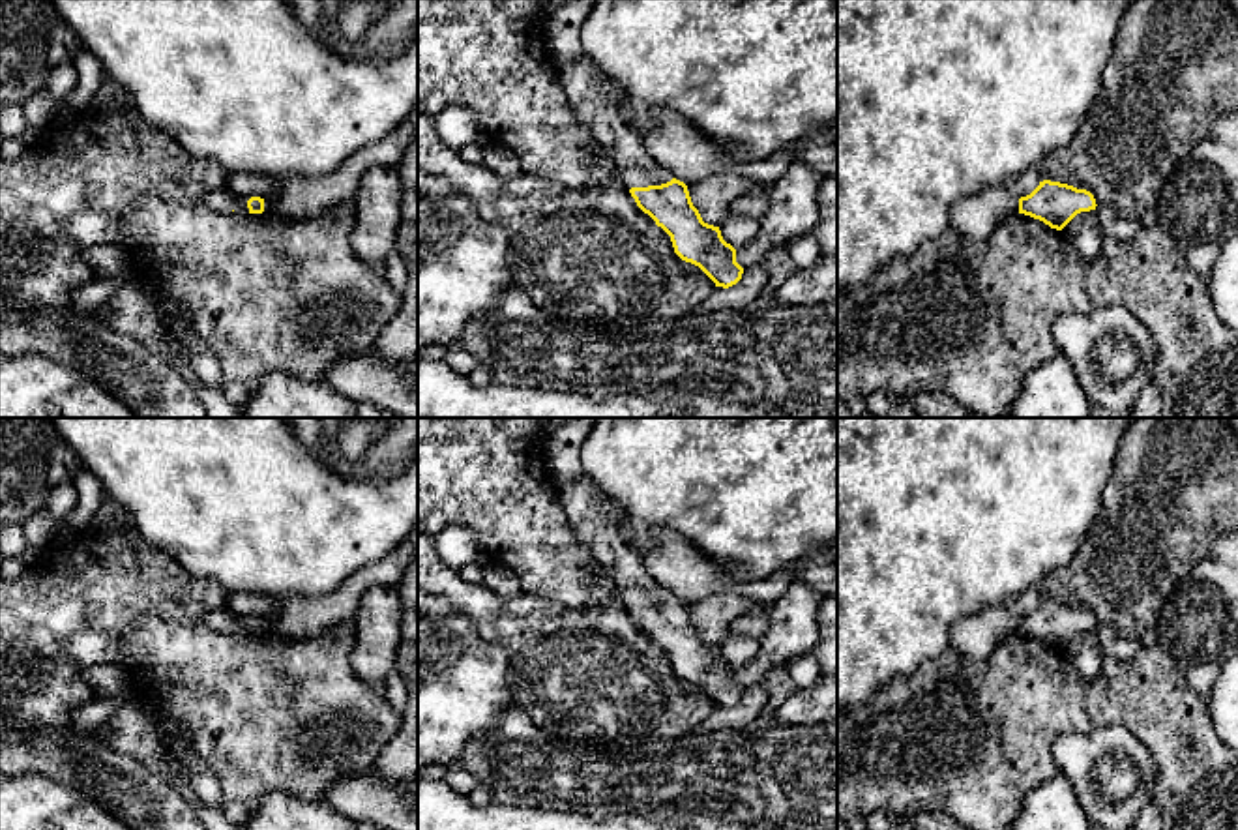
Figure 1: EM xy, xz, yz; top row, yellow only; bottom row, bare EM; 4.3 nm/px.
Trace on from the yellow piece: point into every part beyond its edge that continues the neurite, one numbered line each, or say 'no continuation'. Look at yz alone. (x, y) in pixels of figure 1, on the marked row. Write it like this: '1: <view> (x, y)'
no continuation

